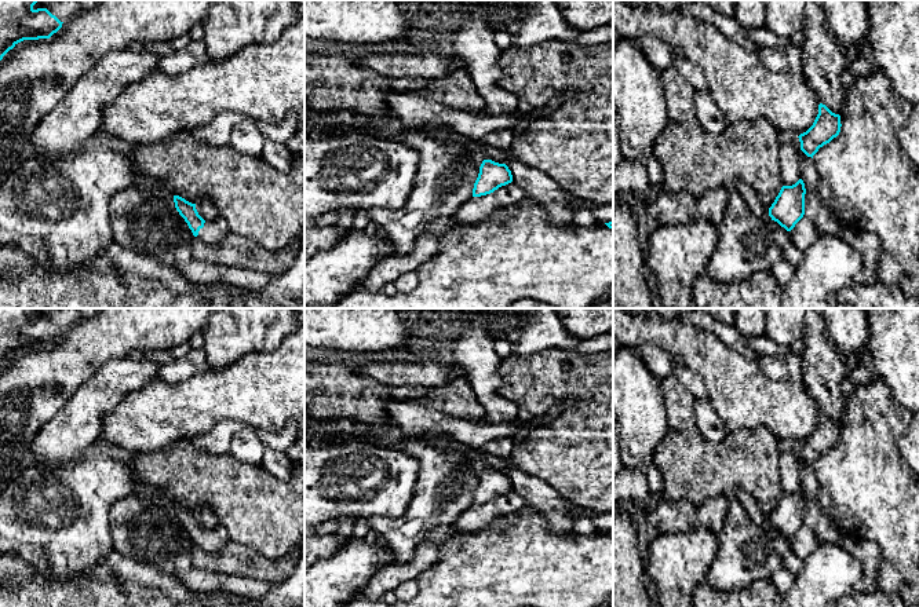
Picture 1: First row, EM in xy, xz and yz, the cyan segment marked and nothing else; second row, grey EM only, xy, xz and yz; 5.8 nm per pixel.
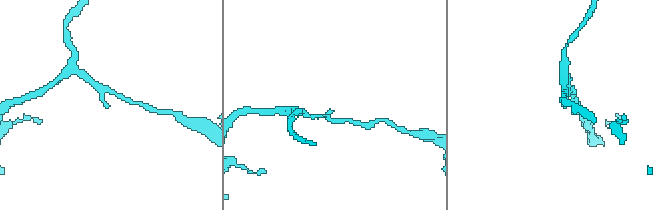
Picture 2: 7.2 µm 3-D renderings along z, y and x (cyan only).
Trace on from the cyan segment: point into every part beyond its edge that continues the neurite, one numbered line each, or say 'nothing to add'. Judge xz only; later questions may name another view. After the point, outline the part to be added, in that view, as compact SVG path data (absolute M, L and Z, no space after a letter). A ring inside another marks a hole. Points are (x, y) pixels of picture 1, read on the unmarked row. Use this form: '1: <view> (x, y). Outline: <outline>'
nothing to add

